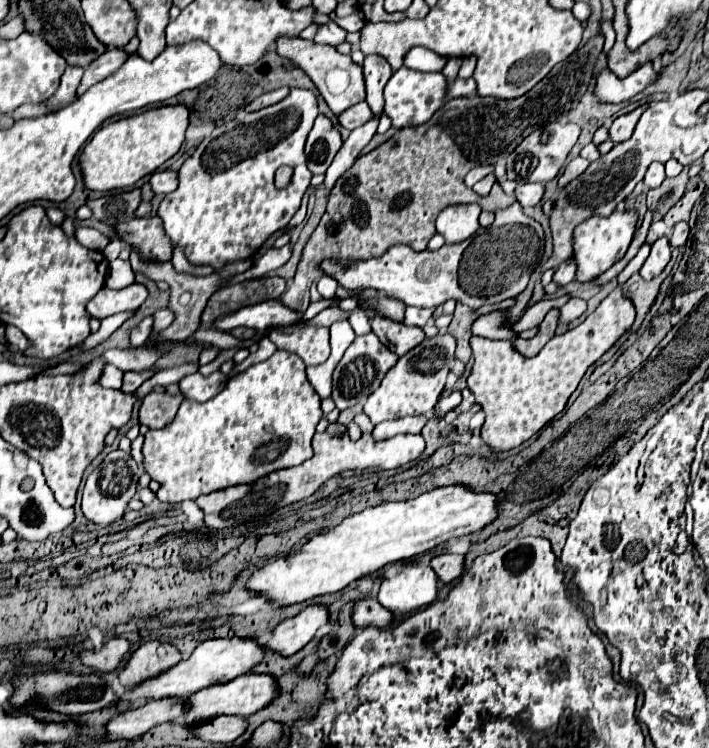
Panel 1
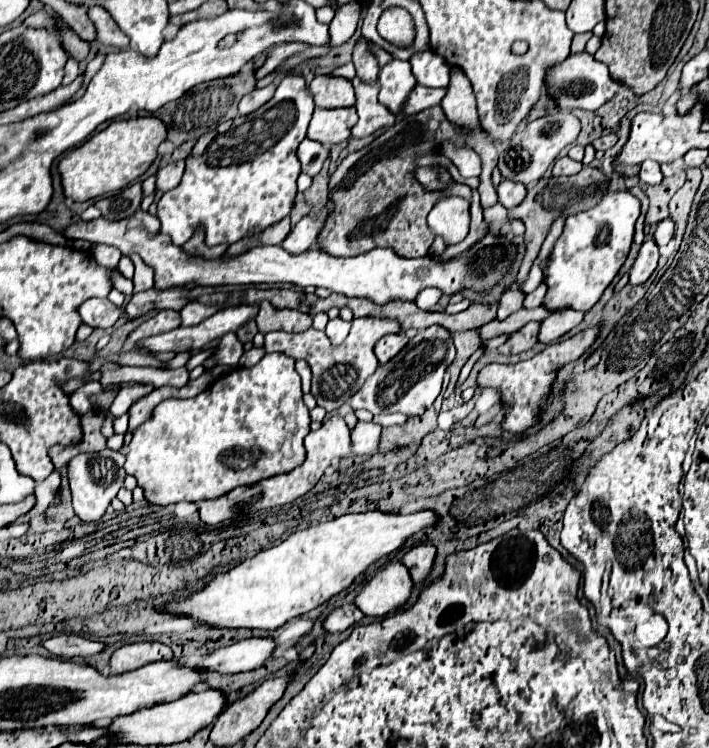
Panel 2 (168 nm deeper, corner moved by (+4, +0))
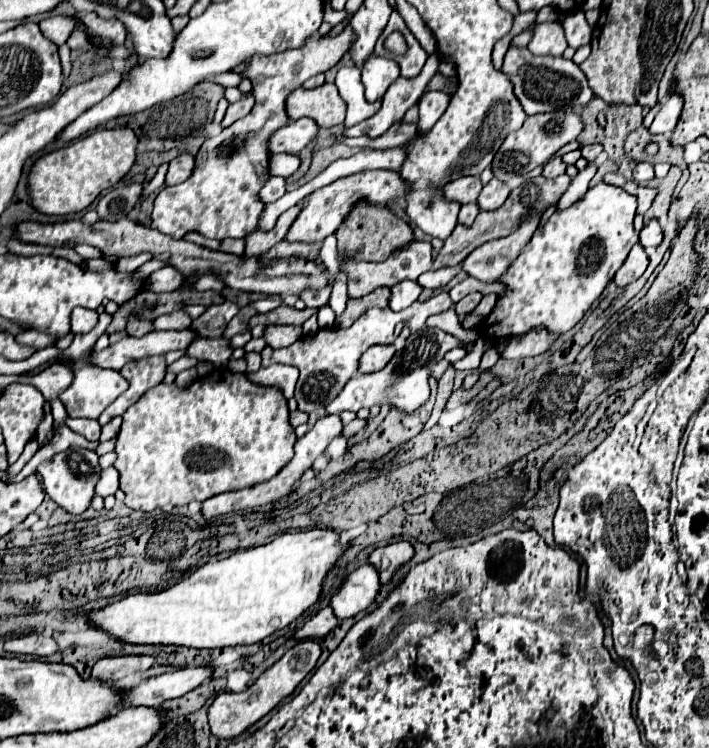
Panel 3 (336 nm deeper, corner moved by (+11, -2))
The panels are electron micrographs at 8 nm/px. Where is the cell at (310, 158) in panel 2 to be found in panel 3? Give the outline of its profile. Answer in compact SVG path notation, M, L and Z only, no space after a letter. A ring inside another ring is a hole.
M274 154L272 156L272 176L292 176L300 168L300 156L298 154Z

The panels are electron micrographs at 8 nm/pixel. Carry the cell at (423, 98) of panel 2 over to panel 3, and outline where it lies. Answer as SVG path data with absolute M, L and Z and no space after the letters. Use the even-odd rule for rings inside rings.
M430 54L426 64L424 64L424 68L422 68L422 72L416 78L398 78L388 88L388 94L384 96L382 108L372 118L348 128L344 134L346 136L378 138L384 132L388 132L390 126L400 122L404 118L406 110L412 108L420 100L420 94L424 92L424 88L432 80L432 76L438 74L438 66L440 66L438 56Z

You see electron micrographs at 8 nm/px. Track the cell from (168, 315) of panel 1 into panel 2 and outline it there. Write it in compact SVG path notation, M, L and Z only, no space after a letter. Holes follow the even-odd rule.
M189 302L183 310L181 310L181 318L183 318L183 324L185 326L193 326L193 324L199 324L203 322L205 318L213 316L215 312L223 310L221 306L207 306L207 304L199 304L199 302Z

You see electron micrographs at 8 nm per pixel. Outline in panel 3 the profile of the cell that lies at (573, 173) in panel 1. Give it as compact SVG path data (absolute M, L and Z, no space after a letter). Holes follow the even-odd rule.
M552 158L546 166L544 166L544 170L542 170L542 176L546 176L546 178L556 178L556 176L560 176L560 174L564 174L566 172L566 164L562 162L562 158Z

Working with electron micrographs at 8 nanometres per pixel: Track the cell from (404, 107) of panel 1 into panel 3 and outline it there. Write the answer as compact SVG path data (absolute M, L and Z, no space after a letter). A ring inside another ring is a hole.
M370 56L362 68L362 84L368 102L384 98L386 90L396 78L400 78L400 66L396 66L394 60L382 56Z

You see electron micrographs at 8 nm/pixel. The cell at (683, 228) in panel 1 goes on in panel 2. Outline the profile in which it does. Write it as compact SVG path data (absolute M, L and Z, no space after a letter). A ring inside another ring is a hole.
M667 218L667 220L661 220L661 222L657 224L655 234L653 234L657 246L665 246L665 244L673 238L673 232L675 232L675 224L673 224L673 220L669 220L669 218Z

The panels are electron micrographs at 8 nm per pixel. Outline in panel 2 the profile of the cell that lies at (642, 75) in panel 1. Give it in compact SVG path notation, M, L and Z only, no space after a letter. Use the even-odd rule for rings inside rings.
M581 52L581 54L571 54L565 62L561 64L555 64L551 66L547 72L545 72L545 92L557 100L557 106L559 108L567 108L567 110L573 110L573 108L581 108L581 110L595 110L599 108L601 104L605 104L607 100L613 98L613 94L621 88L621 84L613 82L611 76L609 76L609 70L605 64L597 62L591 54L587 52Z

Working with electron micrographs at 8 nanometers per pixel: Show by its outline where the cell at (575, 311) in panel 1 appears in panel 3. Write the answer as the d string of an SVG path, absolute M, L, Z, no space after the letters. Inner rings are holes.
M538 326L522 336L512 336L510 346L506 346L506 352L500 356L514 358L514 360L526 358L526 356L538 356L538 354L546 352L556 340L558 340L558 334L552 334L544 326Z

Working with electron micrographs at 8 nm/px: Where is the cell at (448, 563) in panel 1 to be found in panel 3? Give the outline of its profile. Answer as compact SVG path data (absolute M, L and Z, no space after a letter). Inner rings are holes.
M396 542L374 550L370 554L370 562L380 570L380 580L384 584L390 584L394 572L406 562L410 562L412 556L414 556L414 548L410 542Z

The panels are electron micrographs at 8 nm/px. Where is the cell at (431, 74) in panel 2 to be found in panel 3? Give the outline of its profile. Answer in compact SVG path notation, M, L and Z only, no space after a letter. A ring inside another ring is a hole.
M428 90L422 94L420 98L420 122L418 122L418 130L420 132L428 132L434 122L444 114L446 106L450 102L450 96L446 92L440 90Z

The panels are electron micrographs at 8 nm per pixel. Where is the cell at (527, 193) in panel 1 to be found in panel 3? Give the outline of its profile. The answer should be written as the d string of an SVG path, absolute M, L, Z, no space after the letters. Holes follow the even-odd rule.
M492 178L482 188L482 192L478 196L478 206L480 206L480 210L498 210L506 202L508 194L510 194L510 188L502 180Z

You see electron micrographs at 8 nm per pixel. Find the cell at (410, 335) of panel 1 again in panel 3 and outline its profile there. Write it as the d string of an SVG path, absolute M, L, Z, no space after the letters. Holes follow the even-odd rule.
M376 344L376 346L372 346L360 358L360 372L378 372L378 370L382 370L390 362L394 352L396 352L394 344Z

